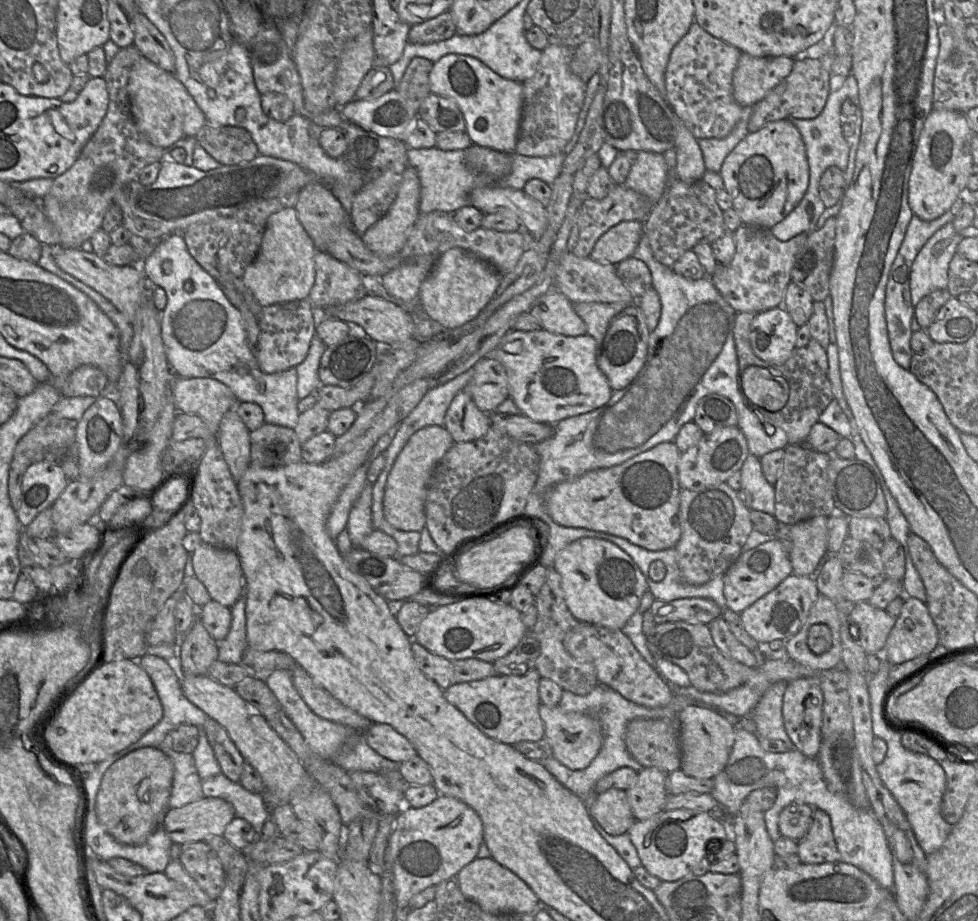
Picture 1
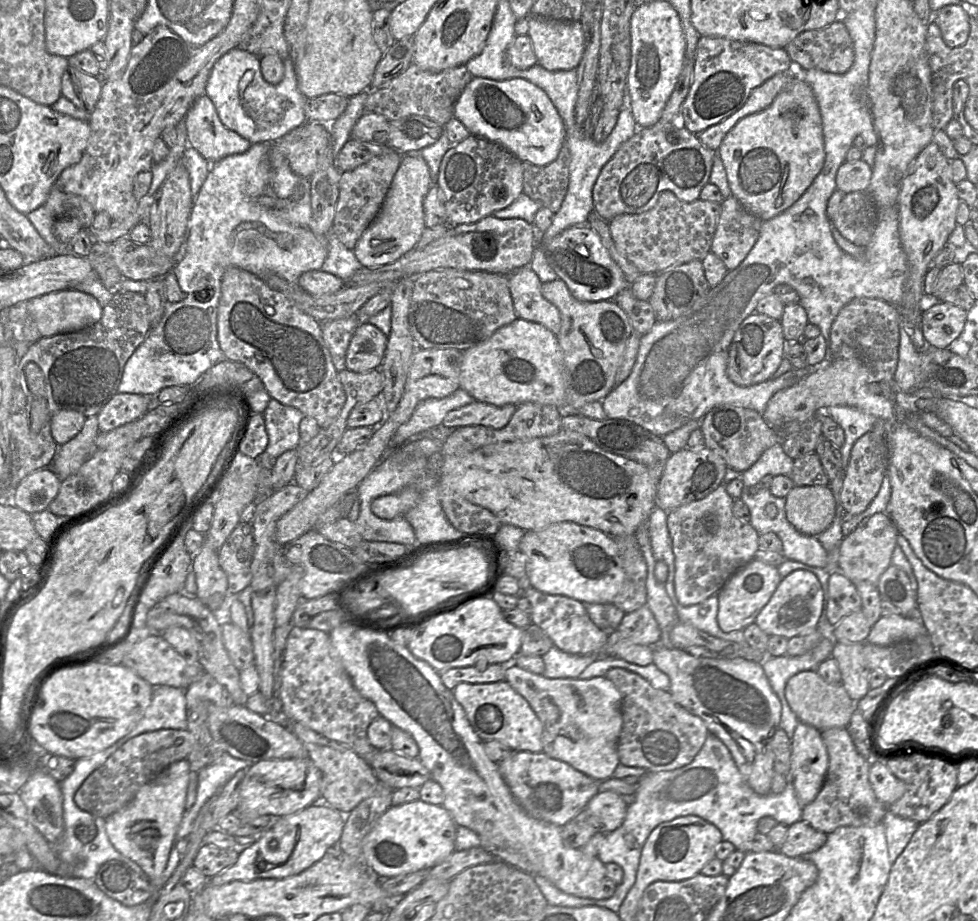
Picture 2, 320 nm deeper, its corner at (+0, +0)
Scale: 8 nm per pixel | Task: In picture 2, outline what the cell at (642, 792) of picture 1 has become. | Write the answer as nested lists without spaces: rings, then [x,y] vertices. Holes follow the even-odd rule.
[[[600,791],[588,803],[586,810],[596,819],[598,833],[611,833],[625,820],[628,805],[619,795],[610,791]]]

